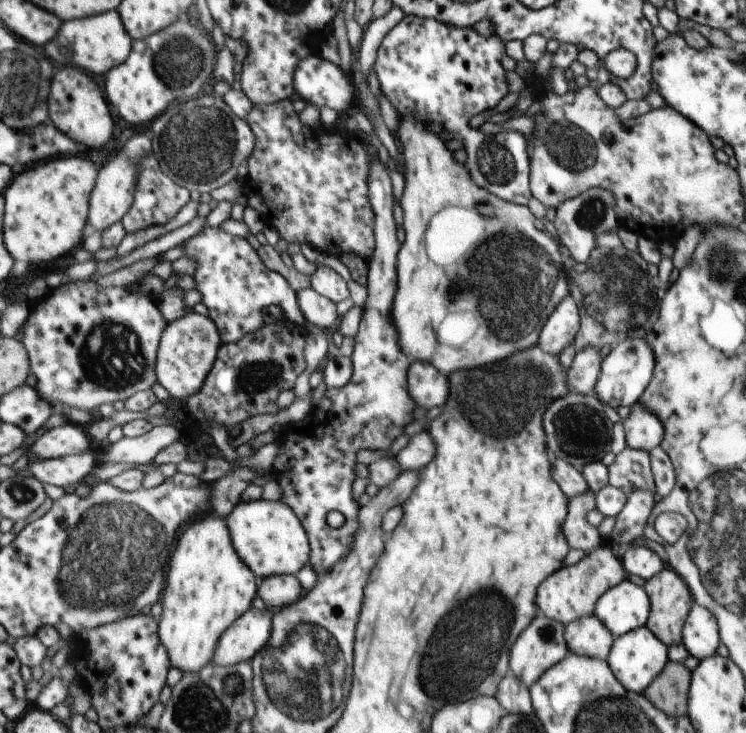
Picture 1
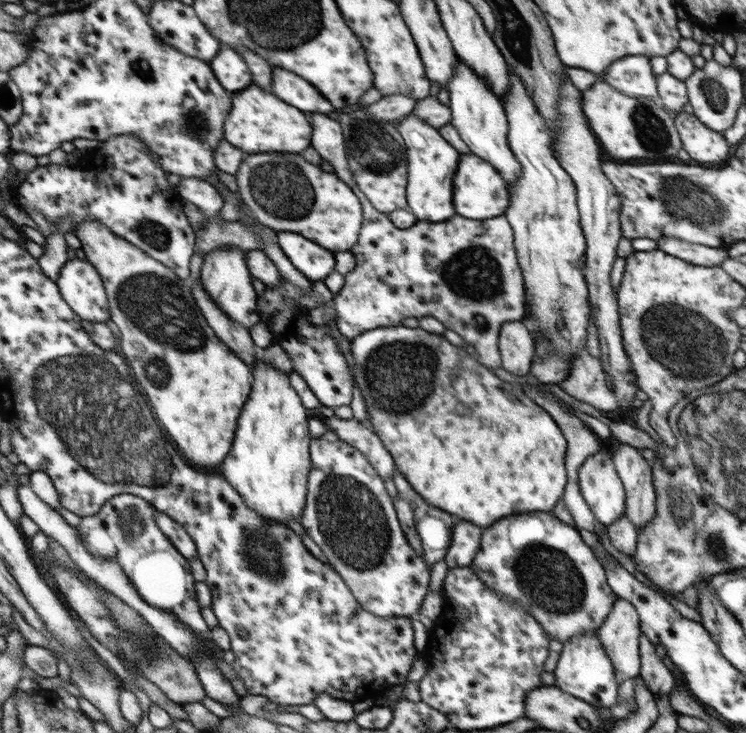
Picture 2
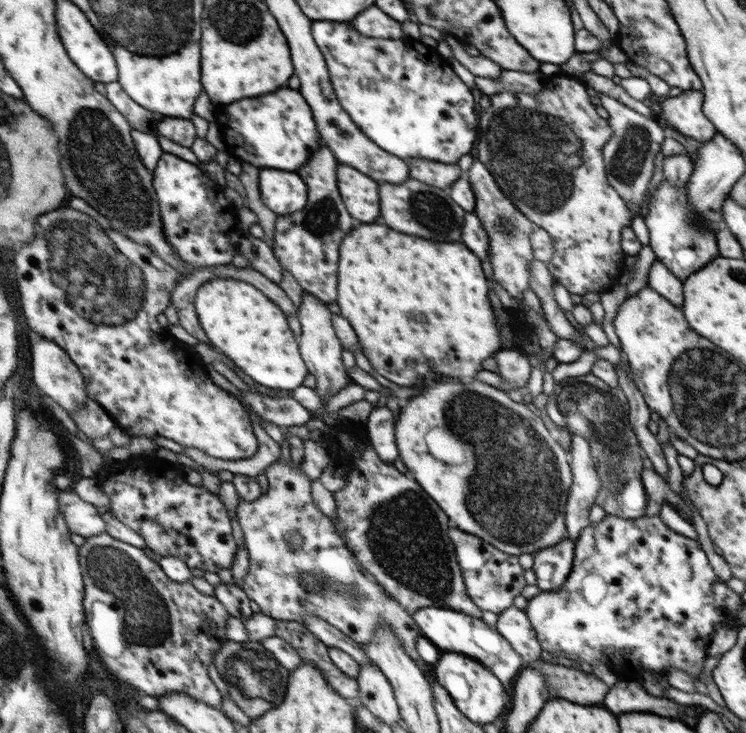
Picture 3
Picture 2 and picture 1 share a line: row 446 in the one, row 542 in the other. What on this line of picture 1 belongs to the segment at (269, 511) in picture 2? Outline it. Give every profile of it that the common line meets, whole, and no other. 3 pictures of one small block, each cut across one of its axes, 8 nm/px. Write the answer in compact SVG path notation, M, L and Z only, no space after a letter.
M262 498L238 502L226 518L234 550L260 581L269 576L297 575L309 562L311 545L305 528L286 503Z

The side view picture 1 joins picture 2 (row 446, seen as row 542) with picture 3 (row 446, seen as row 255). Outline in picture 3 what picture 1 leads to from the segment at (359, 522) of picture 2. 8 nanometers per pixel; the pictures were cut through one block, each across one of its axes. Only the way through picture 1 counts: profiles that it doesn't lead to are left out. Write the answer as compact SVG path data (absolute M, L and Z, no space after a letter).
M385 406L375 407L365 424L368 440L372 443L380 460L394 464L399 458L399 454L392 412Z

